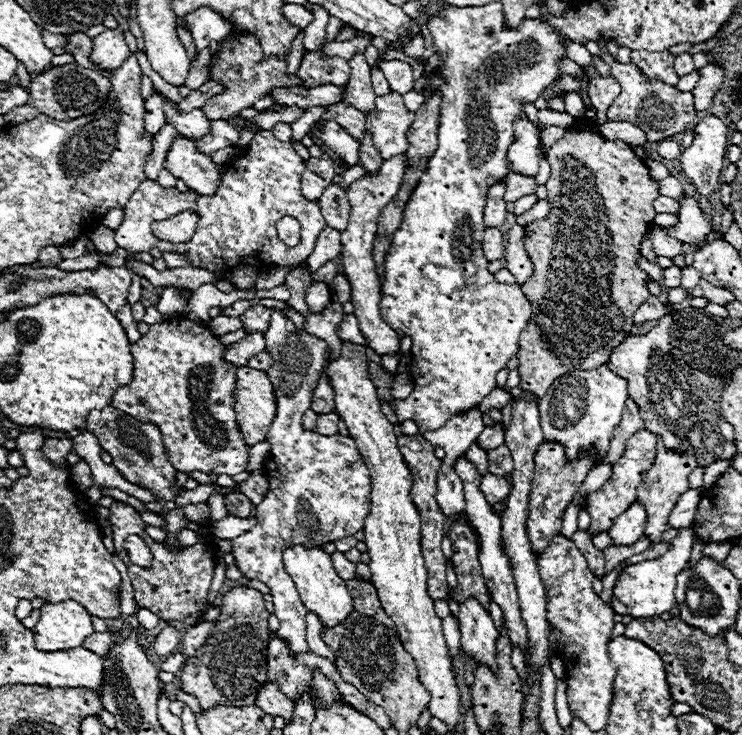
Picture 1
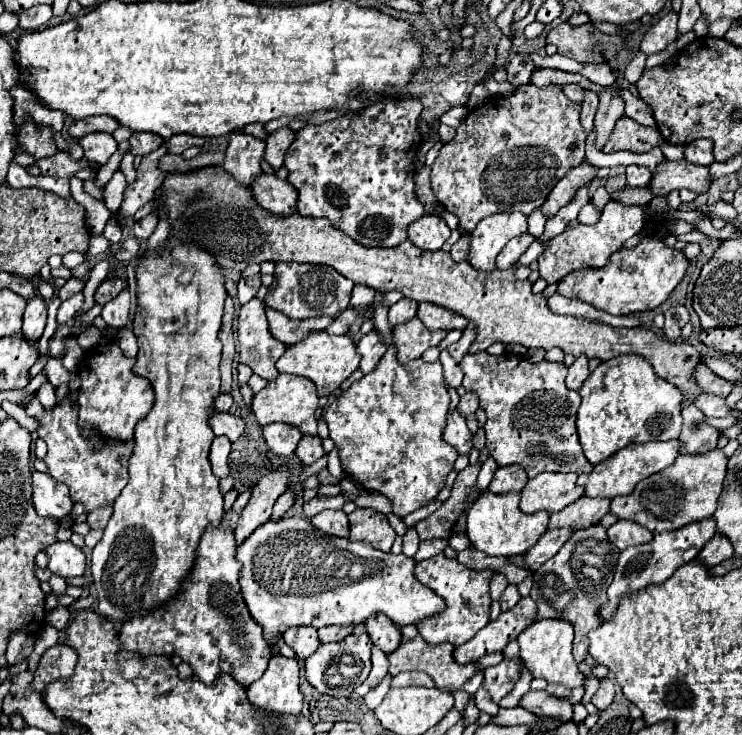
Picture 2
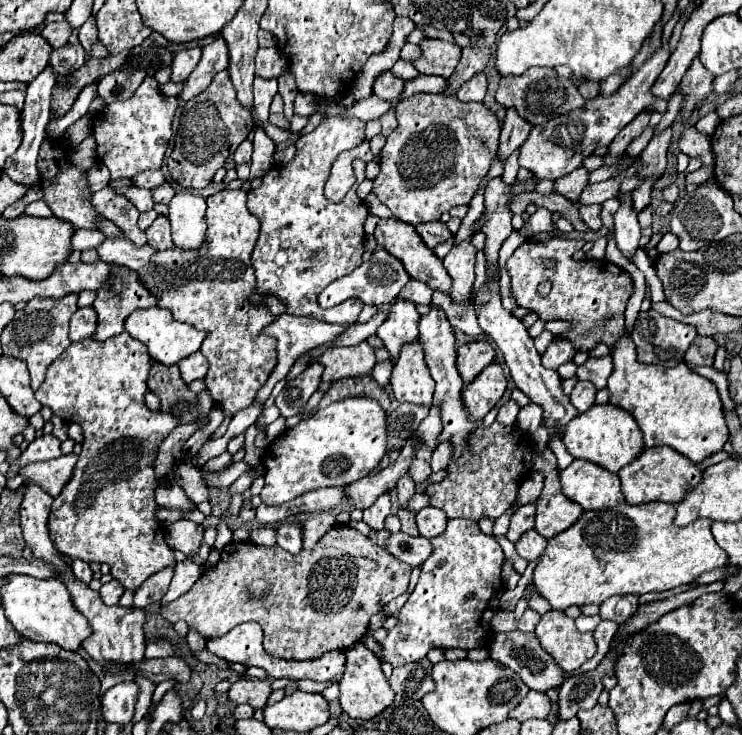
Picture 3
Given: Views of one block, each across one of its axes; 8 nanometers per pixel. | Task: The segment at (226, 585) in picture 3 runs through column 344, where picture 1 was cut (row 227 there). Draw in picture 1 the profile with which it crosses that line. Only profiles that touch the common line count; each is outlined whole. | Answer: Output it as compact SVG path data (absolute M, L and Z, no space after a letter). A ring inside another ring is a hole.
M578 122L568 128L566 134L550 146L546 160L552 172L544 186L548 190L548 204L552 208L550 214L540 222L530 222L524 226L528 238L524 244L534 264L534 274L520 284L520 288L532 304L532 320L520 334L520 352L516 354L520 360L520 390L532 392L536 400L548 392L550 384L558 376L572 370L592 370L606 364L610 350L634 330L632 316L640 302L650 296L646 288L648 274L636 266L636 252L642 236L652 226L656 214L652 202L658 198L658 182L648 176L646 164L634 154L634 150L620 140L606 140L600 132L592 130L590 124Z

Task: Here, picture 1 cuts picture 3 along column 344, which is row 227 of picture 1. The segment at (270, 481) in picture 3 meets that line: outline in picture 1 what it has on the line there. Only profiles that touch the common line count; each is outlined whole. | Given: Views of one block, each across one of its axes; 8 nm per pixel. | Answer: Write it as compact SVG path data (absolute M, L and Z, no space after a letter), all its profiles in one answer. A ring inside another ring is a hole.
M500 2L464 10L444 6L440 14L428 18L428 30L444 66L438 76L448 80L446 86L438 88L442 92L438 150L420 176L420 182L402 212L402 224L386 252L380 302L384 322L412 338L410 376L414 380L414 390L406 400L394 400L392 410L398 422L412 420L420 432L434 432L452 416L460 416L478 406L482 398L496 388L496 374L518 354L520 332L524 330L532 308L518 284L508 288L506 284L496 282L494 274L488 272L488 260L482 252L482 234L486 230L484 206L488 186L508 174L506 150L514 140L514 118L524 114L520 102L534 102L540 92L560 76L556 60L564 56L554 30L538 20L526 18L520 24L520 30L504 30Z

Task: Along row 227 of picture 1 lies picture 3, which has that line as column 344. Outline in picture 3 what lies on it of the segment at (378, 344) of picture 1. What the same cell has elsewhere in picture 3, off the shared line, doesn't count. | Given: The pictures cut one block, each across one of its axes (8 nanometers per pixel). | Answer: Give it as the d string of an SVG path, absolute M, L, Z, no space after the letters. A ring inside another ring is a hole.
M364 342L358 346L348 346L348 348L332 348L324 352L318 358L320 364L324 364L324 382L334 382L338 378L346 376L368 376L376 364L374 358L374 348Z

